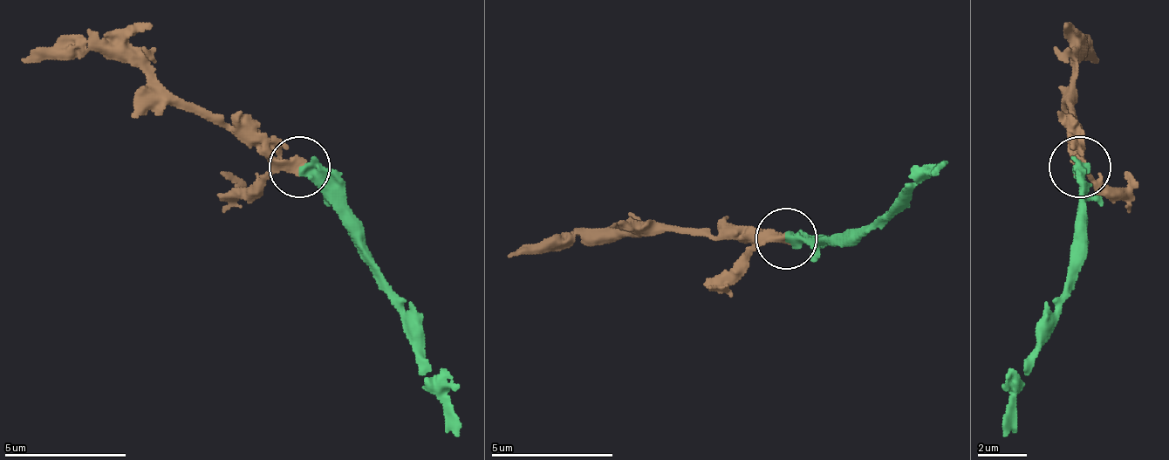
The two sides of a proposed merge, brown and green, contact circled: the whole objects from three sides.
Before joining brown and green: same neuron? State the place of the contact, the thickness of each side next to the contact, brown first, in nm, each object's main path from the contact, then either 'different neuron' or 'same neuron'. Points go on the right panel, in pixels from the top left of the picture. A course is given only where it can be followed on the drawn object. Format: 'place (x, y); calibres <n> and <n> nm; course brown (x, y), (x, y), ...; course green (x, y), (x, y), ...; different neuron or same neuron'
place (1080, 167); calibres 440 and 400 nm; course brown (1078, 168), (1078, 125), (1072, 113), (1078, 51), (1097, 58); course green (1078, 168), (1078, 272), (1005, 437); same neuron

